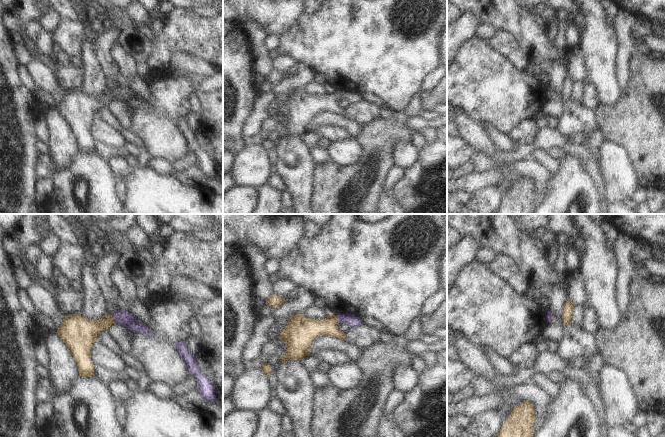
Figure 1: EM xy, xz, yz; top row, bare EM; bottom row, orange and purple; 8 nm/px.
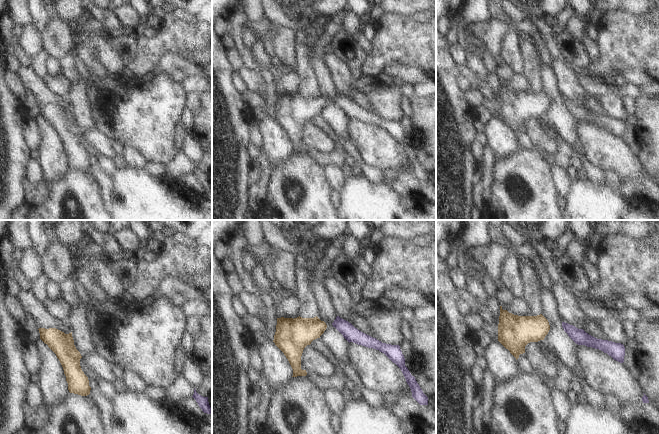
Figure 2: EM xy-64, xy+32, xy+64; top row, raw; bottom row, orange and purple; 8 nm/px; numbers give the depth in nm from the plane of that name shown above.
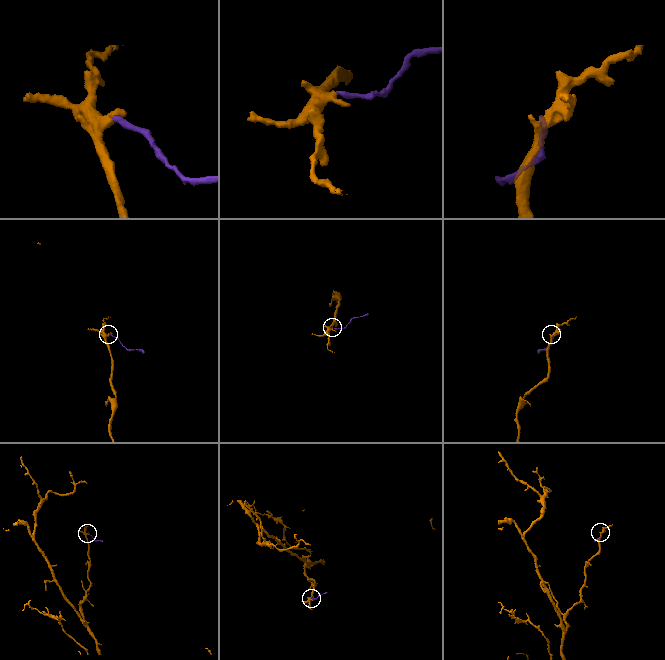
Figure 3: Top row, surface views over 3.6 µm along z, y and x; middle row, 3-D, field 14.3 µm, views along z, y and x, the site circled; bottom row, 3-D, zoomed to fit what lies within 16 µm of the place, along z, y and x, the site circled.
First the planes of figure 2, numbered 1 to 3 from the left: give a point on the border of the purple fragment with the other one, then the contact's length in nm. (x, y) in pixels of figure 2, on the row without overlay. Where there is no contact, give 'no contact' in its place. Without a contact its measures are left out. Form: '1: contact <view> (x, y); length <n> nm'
1: no contact
2: no contact
3: no contact

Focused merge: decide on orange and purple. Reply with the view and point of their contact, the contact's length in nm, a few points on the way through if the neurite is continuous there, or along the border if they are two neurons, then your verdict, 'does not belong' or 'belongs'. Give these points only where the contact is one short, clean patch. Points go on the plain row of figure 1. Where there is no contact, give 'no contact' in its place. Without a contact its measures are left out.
meets orange in xy at (113, 94); contact 60 nm long; runs through xy (85, 107), (113, 94), (123, 93); belongs

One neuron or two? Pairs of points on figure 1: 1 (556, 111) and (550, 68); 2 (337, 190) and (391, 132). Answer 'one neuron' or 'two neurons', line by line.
1: one neuron
2: one neuron

